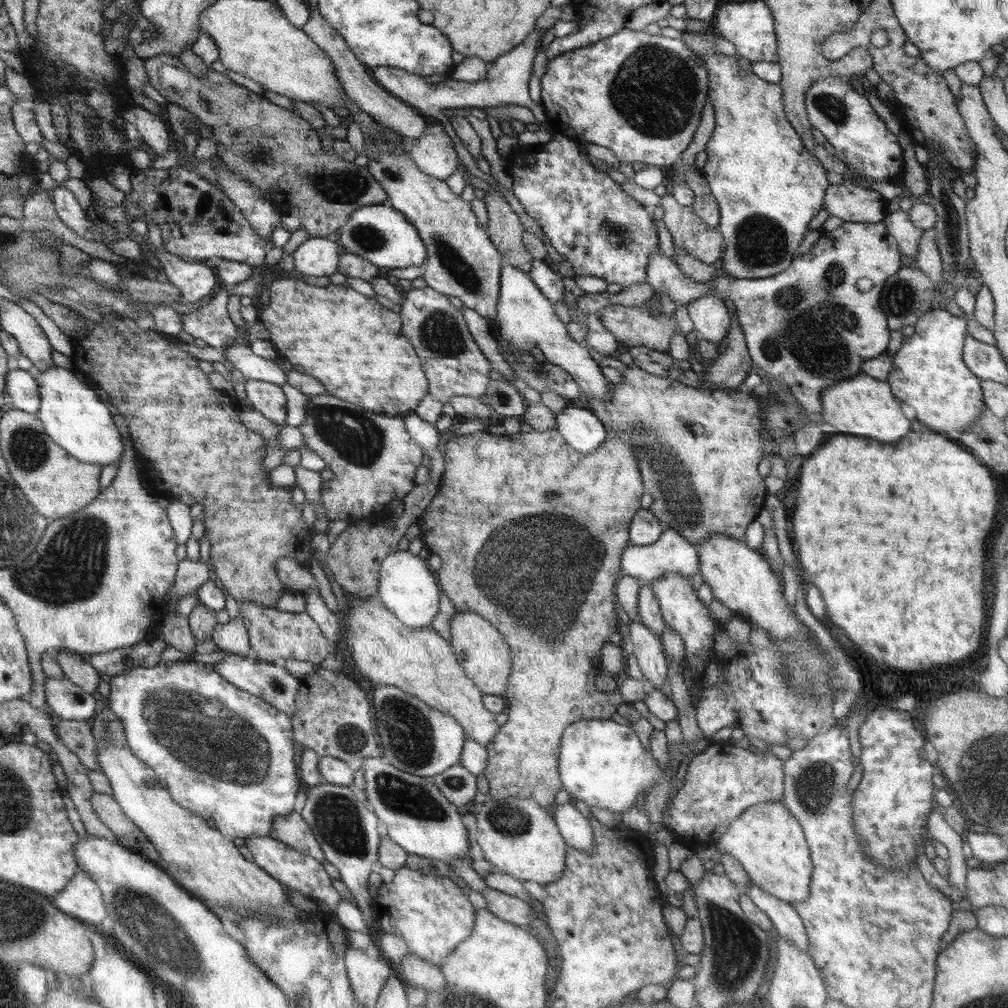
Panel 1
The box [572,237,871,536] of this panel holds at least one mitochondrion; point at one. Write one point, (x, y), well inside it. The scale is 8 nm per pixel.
(810, 326)

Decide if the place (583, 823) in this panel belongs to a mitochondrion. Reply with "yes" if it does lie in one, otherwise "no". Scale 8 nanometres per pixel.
no

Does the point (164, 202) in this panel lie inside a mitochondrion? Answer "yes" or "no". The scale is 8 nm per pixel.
no

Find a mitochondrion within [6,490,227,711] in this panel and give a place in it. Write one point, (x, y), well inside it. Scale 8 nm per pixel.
(69, 567)

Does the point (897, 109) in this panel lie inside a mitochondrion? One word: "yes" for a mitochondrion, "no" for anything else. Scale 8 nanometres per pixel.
no

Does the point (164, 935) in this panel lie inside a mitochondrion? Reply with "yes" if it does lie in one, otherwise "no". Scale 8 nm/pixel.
yes

